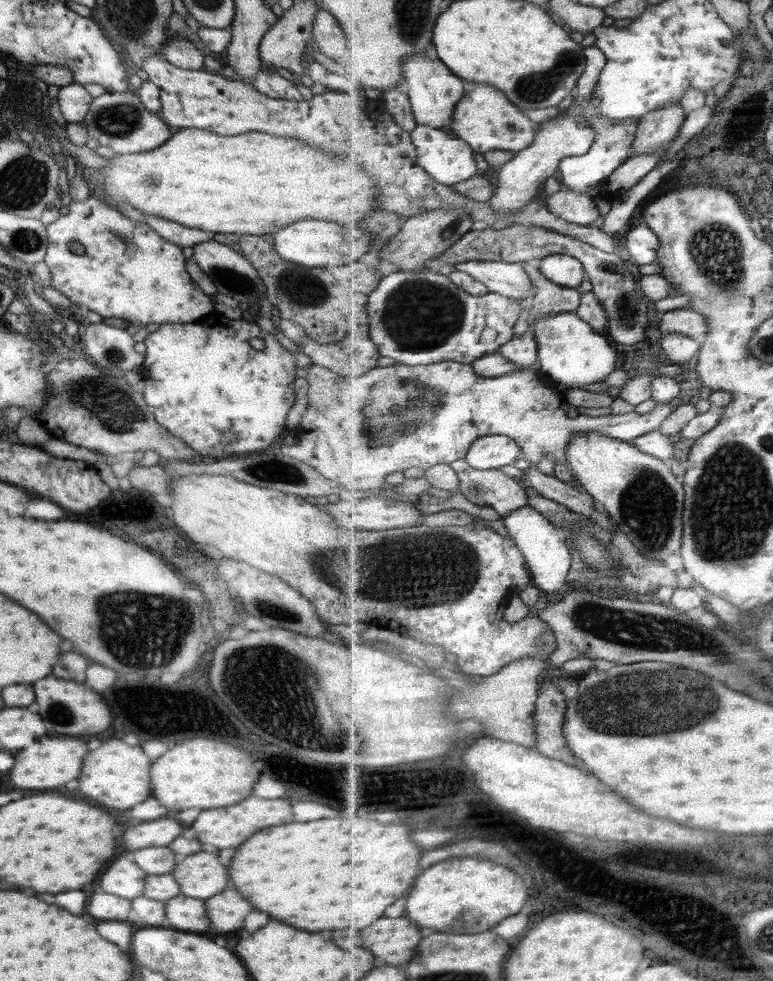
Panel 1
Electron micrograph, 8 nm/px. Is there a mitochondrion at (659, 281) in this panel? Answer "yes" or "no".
no

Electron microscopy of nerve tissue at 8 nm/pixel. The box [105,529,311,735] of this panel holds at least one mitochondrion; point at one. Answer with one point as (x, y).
(260, 660)

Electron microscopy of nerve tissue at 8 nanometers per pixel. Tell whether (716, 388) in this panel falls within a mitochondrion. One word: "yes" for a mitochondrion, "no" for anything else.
no

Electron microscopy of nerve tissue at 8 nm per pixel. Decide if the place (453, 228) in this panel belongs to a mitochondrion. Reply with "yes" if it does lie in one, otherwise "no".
no

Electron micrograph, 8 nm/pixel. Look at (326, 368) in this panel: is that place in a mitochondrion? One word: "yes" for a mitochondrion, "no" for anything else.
no

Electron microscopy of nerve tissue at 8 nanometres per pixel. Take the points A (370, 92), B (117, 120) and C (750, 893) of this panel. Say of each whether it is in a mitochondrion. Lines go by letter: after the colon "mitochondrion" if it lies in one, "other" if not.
A: other
B: mitochondrion
C: other

